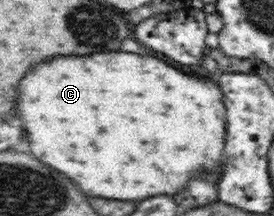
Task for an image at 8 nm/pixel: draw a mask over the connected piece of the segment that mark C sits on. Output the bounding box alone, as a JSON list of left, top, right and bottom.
[17,52,226,200]

